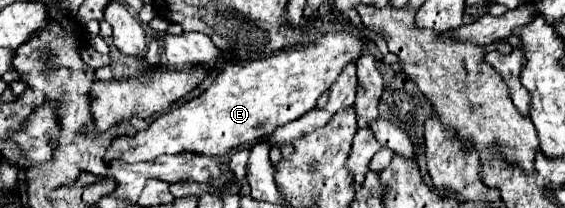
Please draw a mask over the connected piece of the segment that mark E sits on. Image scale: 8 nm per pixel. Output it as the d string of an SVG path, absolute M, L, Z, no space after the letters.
M323 33L299 47L289 47L277 55L259 61L229 63L219 77L199 97L181 107L161 113L147 131L135 137L119 137L105 153L105 161L125 157L127 161L147 161L161 153L207 153L225 155L233 147L253 145L261 137L269 137L277 127L283 127L317 105L317 99L335 83L347 63L355 63L363 55L365 43L347 33Z

